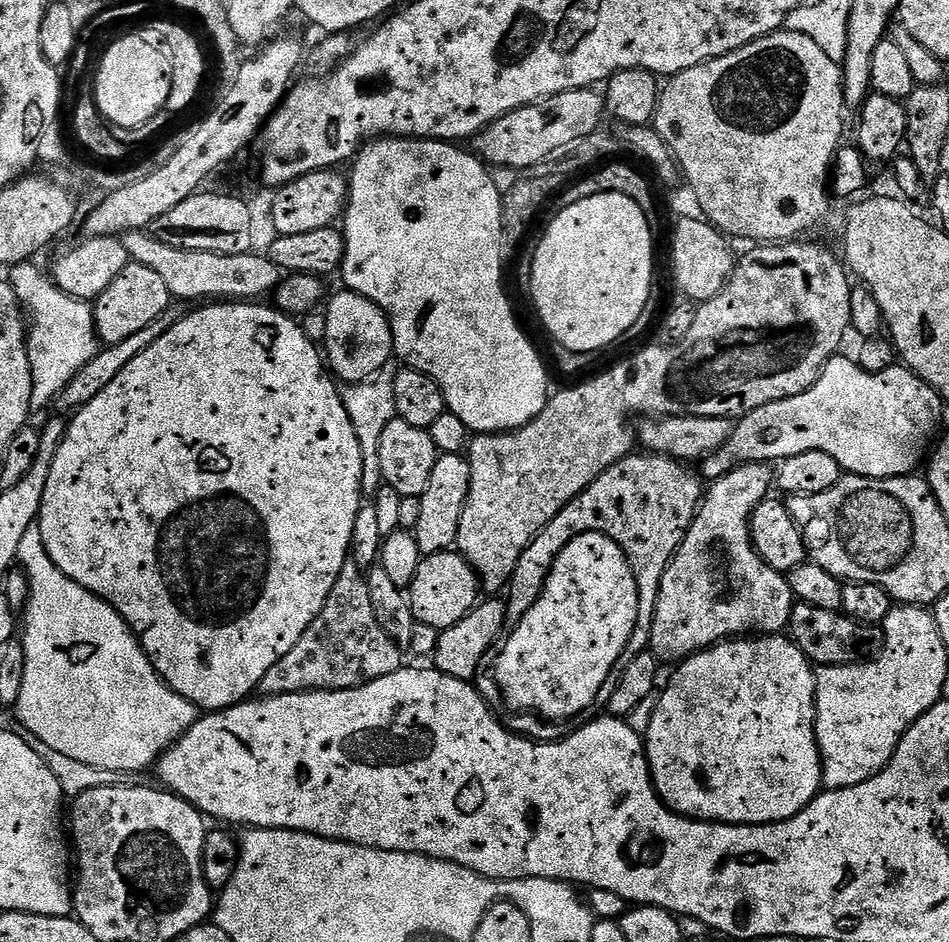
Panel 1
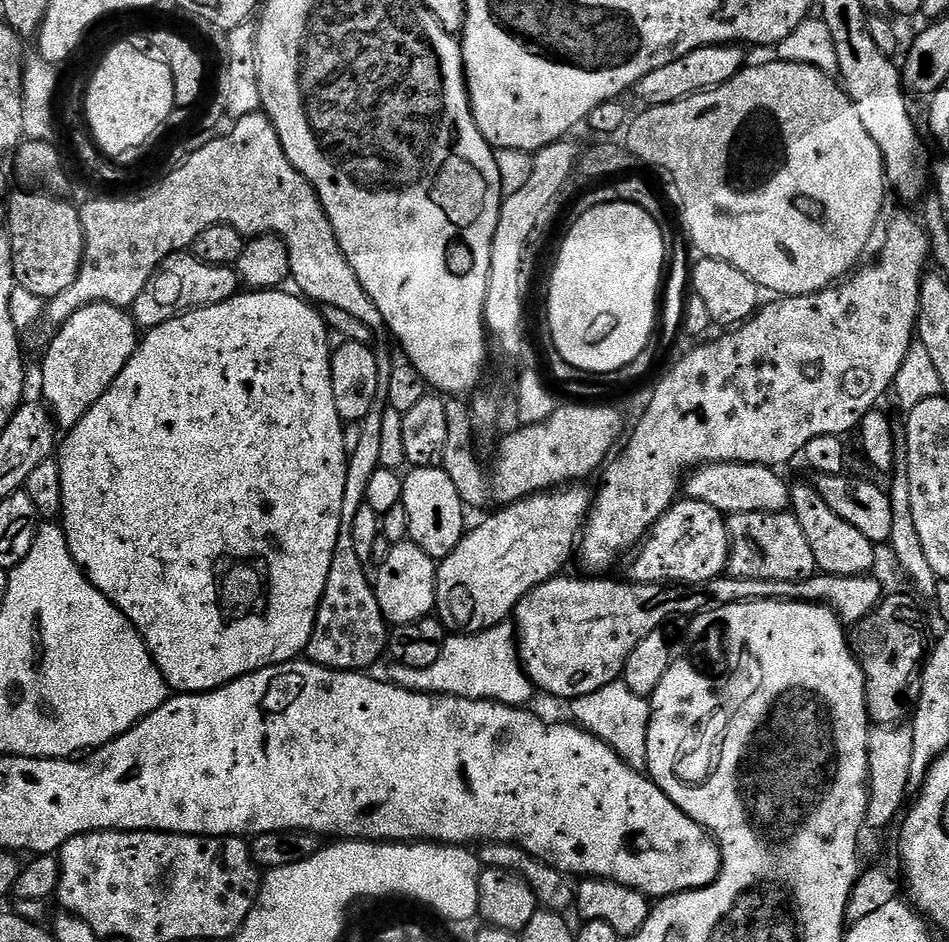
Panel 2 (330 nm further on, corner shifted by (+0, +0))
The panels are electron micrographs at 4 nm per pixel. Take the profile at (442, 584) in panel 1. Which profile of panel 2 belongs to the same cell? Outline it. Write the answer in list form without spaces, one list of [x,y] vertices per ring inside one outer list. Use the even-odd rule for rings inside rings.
[[[565,486],[546,492],[538,492],[536,495],[528,496],[524,500],[517,500],[514,504],[496,510],[500,512],[486,517],[477,528],[469,527],[458,542],[458,546],[454,546],[451,554],[445,560],[439,561],[436,570],[436,606],[434,612],[444,628],[452,634],[471,634],[492,628],[495,624],[503,624],[515,613],[518,602],[522,602],[522,598],[526,594],[530,594],[530,590],[534,590],[534,586],[538,586],[542,582],[552,580],[554,577],[561,575],[567,569],[564,567],[567,566],[568,559],[571,556],[573,559],[574,553],[577,551],[578,541],[584,531],[584,526],[588,519],[588,509],[592,507],[592,501],[593,497],[590,495],[590,492],[584,489],[584,486]]]

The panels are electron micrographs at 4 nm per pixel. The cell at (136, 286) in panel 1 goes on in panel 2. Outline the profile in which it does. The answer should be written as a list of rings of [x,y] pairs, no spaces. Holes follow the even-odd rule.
[[[86,304],[73,314],[69,320],[55,329],[56,337],[48,344],[48,353],[44,356],[44,365],[40,368],[40,388],[44,391],[43,399],[61,429],[71,430],[106,394],[106,390],[122,374],[128,359],[138,347],[138,325],[125,309],[113,304]]]

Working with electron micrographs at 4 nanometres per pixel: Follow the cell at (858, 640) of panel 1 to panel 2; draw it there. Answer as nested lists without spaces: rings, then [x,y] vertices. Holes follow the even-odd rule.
[[[885,595],[876,609],[850,628],[852,653],[864,675],[868,719],[876,726],[896,726],[907,721],[920,697],[920,676],[930,651],[930,640],[928,644],[917,597],[907,595]]]

